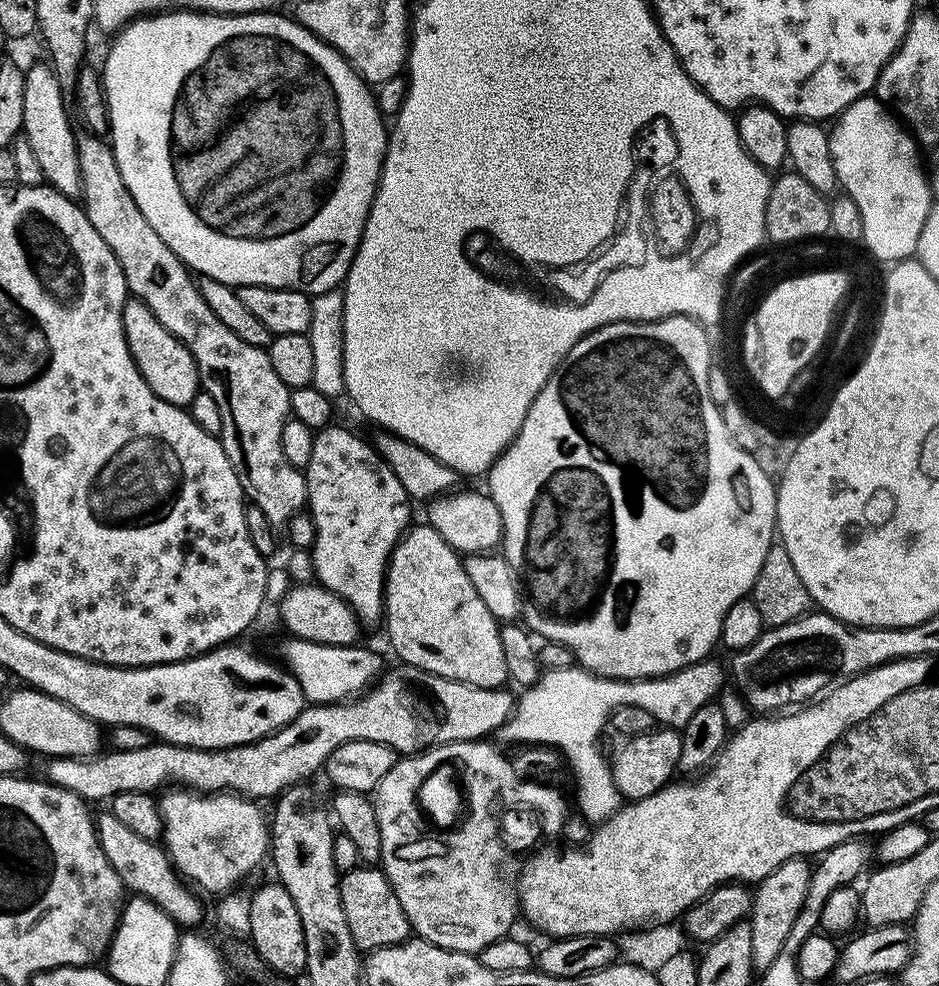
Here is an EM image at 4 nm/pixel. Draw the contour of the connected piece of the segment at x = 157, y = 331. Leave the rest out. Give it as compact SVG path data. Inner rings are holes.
M130 298L122 310L122 330L126 334L126 346L150 390L162 398L162 402L170 402L174 406L187 409L192 399L201 392L200 371L186 346L158 318L154 318L154 310L146 306L146 302Z

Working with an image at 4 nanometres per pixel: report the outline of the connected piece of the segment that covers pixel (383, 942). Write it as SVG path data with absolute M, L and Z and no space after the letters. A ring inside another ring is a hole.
M357 866L343 873L340 877L340 893L342 910L346 910L346 926L350 926L350 934L361 953L403 944L409 939L410 925L406 910L402 910L402 902L398 902L398 894L394 894L383 867Z

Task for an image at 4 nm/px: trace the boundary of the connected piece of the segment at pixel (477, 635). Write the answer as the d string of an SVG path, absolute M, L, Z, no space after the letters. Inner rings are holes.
M426 522L409 527L404 537L396 543L388 559L388 572L384 575L383 623L388 623L388 640L409 668L420 668L447 680L473 684L479 688L504 688L509 683L506 659L499 637L500 624L486 610L486 602L478 598L474 582L464 569L461 553L451 548Z

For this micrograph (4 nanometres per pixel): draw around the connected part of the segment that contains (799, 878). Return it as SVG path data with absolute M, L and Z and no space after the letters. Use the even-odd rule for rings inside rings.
M793 858L782 862L778 870L774 870L765 880L759 881L755 889L750 923L752 926L752 959L756 962L767 962L778 958L778 950L782 950L782 942L786 942L786 934L790 934L790 926L801 919L800 911L809 903L808 887L813 869L804 858Z

